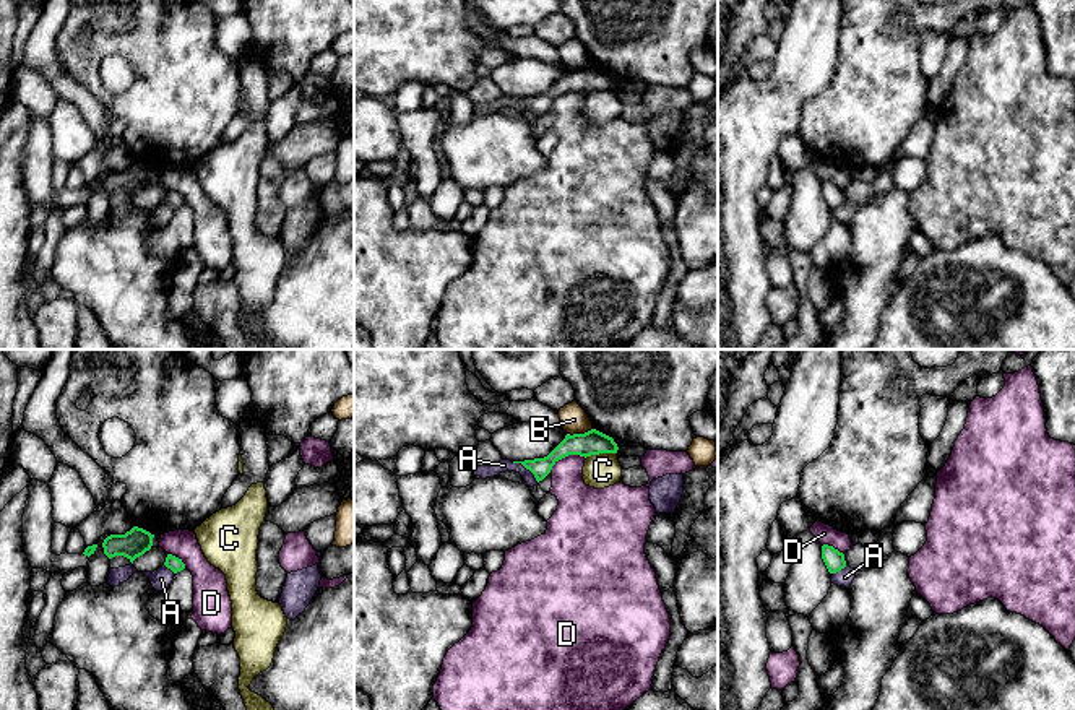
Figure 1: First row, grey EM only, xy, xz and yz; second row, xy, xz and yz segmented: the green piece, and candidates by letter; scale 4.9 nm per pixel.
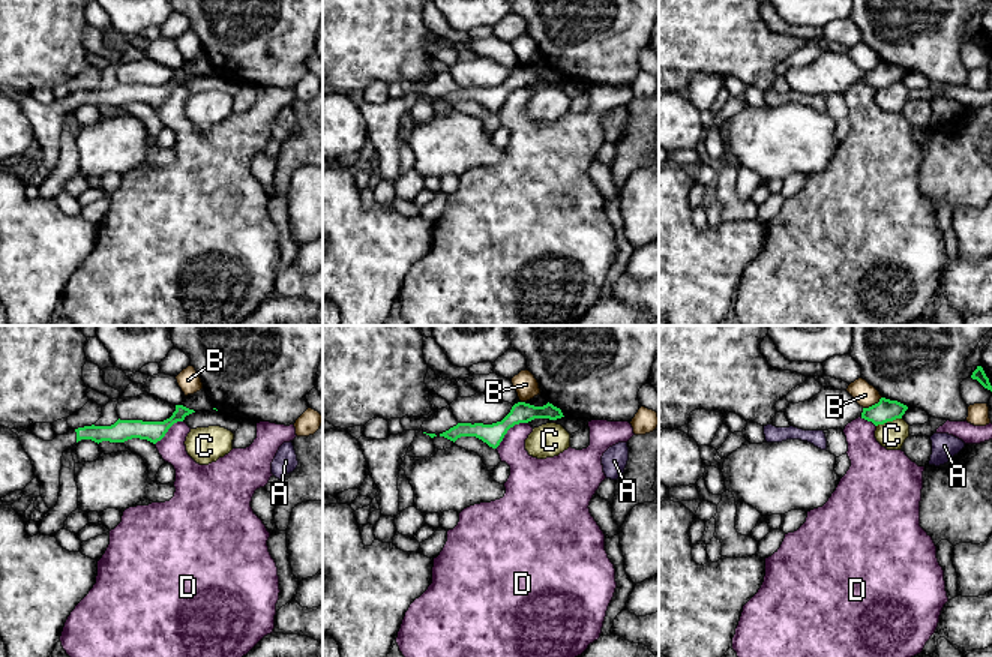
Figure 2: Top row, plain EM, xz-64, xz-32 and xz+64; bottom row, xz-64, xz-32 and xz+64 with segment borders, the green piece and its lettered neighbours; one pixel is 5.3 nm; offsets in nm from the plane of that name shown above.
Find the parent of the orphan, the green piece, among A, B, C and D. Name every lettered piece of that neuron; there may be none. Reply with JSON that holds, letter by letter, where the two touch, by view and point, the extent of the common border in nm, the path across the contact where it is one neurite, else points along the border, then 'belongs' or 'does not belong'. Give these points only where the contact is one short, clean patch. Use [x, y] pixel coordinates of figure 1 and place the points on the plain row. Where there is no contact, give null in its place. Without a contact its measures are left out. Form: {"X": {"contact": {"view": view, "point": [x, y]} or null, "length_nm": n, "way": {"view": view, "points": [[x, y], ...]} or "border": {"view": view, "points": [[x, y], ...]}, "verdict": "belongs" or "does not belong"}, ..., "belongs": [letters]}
{"A": {"contact": {"view": "xz", "point": [526, 104]}, "length_nm": 170, "border": {"view": "xz", "points": [[512, 98], [520, 98], [538, 117]]}, "verdict": "does not belong"}, "B": {"contact": {"view": "xz", "point": [578, 70]}, "length_nm": 130, "verdict": "does not belong"}, "C": {"contact": {"view": "xz", "point": [600, 88]}, "length_nm": 160, "border": {"view": "xz", "points": [[616, 88], [600, 88], [585, 93]]}, "verdict": "does not belong"}, "D": {"contact": {"view": "xz", "point": [565, 91]}, "length_nm": 200, "verdict": "does not belong"}, "belongs": []}

